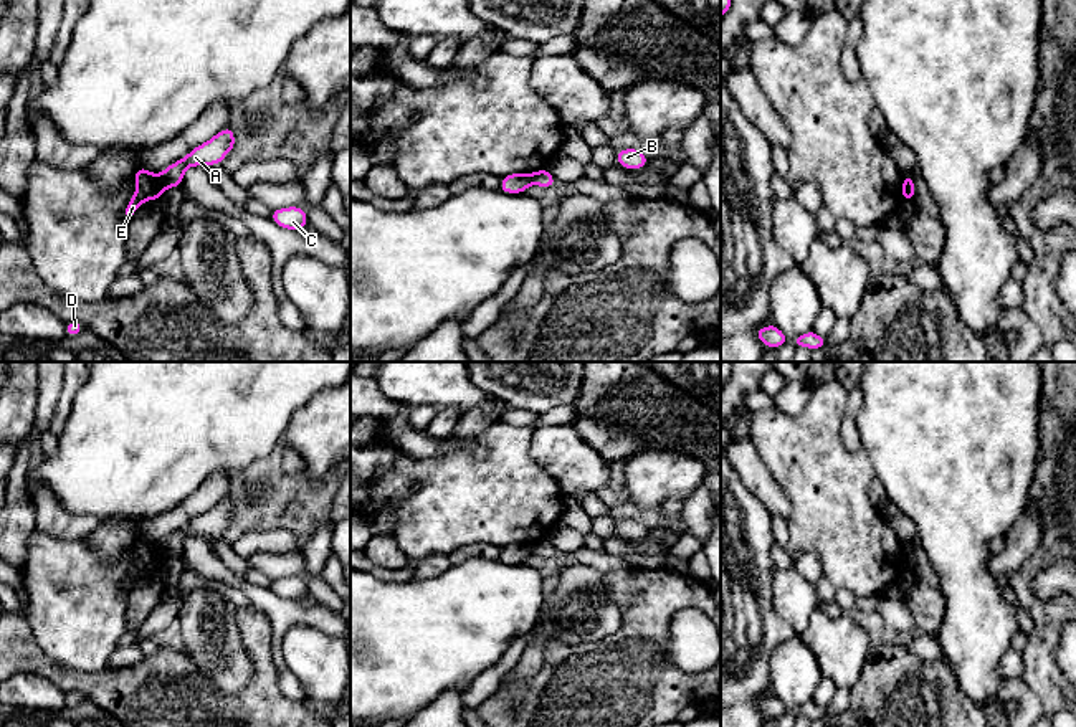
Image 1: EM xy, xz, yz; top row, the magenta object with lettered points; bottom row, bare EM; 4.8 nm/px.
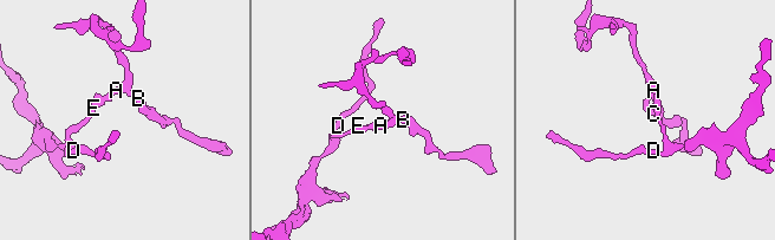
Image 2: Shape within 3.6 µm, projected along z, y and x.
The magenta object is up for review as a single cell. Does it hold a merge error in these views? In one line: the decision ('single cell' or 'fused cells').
fused cells

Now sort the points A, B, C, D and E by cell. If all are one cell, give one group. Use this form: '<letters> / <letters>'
A B C / D E

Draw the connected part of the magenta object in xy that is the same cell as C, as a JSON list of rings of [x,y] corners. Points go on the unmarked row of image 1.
[[[301,577],[276,578],[273,580],[269,588],[279,598],[286,598],[293,601],[301,601],[301,598],[309,593],[307,585]]]

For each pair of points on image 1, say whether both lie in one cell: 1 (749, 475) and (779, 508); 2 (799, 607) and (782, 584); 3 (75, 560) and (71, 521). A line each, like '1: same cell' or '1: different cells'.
1: same cell
2: same cell
3: different cells

